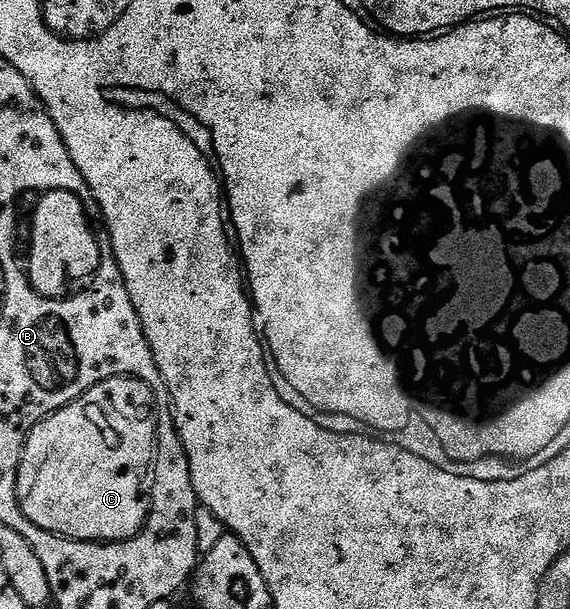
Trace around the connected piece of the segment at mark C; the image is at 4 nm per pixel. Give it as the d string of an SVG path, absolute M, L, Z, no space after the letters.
M135 377L103 379L81 399L76 399L60 411L55 411L53 415L46 416L42 422L32 427L32 432L24 443L16 486L22 513L26 513L26 517L30 517L30 521L34 521L34 525L38 525L43 531L53 531L56 535L64 535L68 539L81 539L87 543L121 543L124 539L133 539L148 519L150 503L146 498L146 488L142 485L142 480L144 471L148 471L148 455L152 455L152 447L155 444L152 440L152 395L148 395L148 390L140 387L140 382Z

